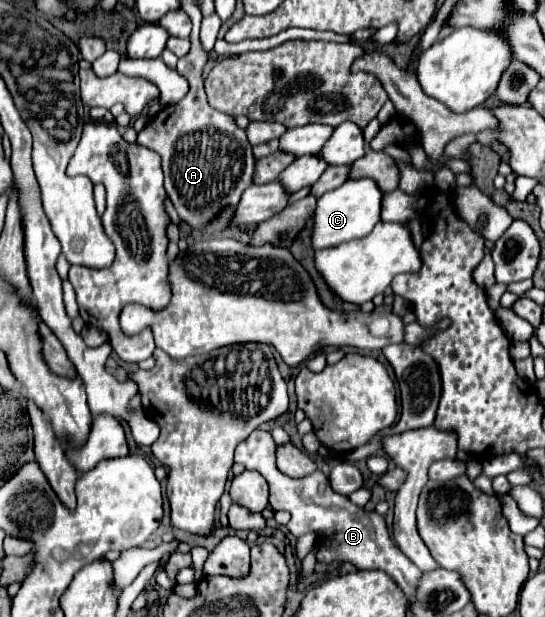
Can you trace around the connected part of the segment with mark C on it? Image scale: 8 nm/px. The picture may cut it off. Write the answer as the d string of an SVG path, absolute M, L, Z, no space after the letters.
M370 177L362 179L348 179L340 189L328 191L318 199L316 217L314 217L314 233L312 233L312 247L336 247L344 241L352 241L356 237L368 235L376 223L380 223L380 207L382 207L384 193L380 191L378 183Z

